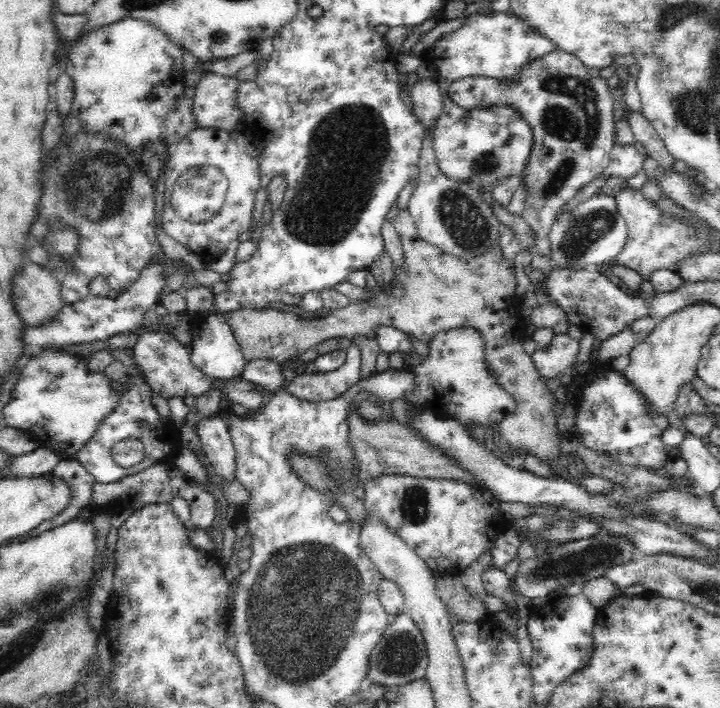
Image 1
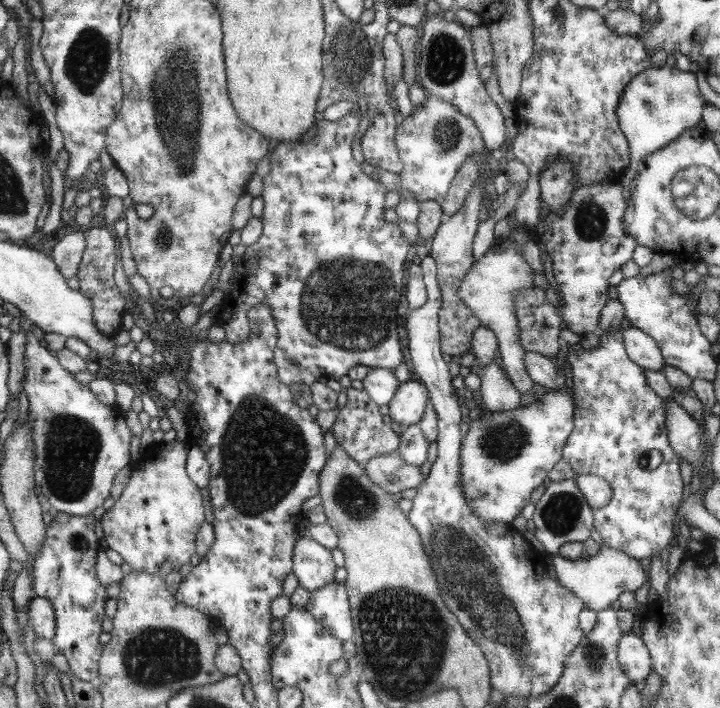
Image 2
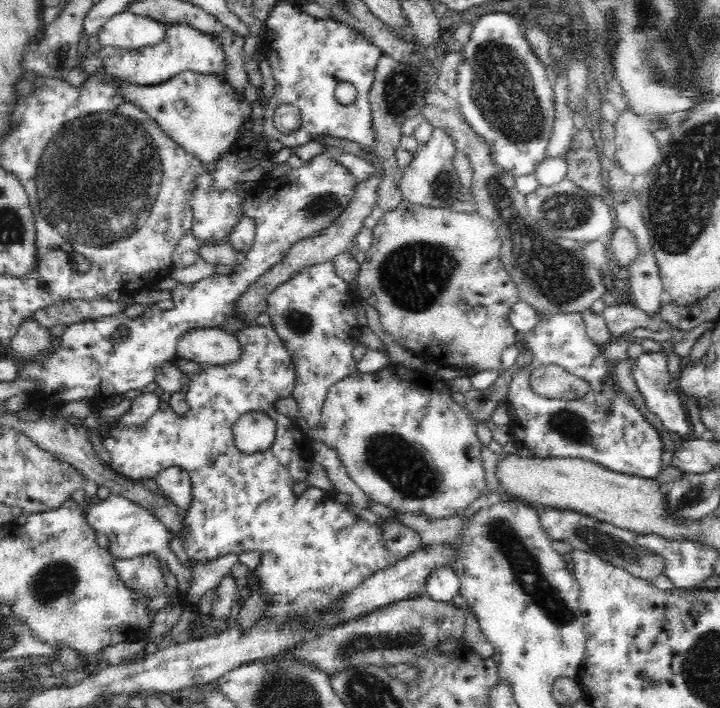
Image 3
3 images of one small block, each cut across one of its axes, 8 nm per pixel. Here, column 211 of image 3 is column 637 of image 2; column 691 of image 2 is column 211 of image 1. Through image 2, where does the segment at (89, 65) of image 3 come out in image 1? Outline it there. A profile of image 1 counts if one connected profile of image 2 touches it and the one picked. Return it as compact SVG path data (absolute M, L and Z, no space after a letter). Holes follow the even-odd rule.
M205 72L195 92L194 115L198 117L198 128L224 128L231 132L240 129L241 114L234 105L238 81L234 77Z

